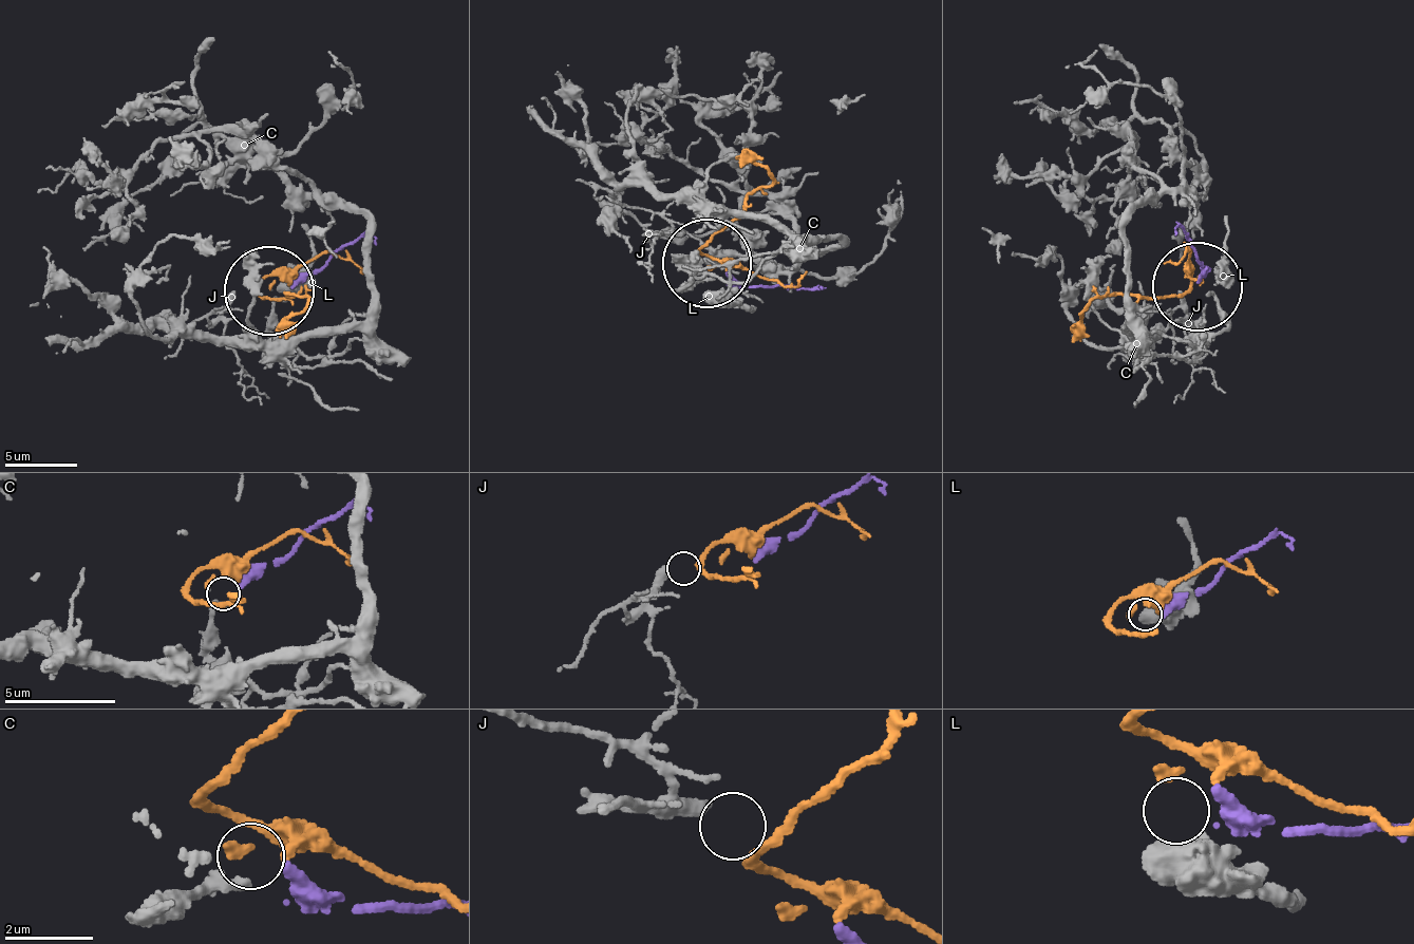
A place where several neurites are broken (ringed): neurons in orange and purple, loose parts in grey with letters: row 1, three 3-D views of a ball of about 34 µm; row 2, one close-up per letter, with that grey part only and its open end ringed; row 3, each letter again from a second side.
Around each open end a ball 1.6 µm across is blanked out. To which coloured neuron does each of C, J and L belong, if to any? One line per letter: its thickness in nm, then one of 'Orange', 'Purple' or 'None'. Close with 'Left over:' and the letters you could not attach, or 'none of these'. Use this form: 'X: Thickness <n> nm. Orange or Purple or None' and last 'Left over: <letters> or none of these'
C: Thickness 360 nm. Orange
J: Thickness 280 nm. None
L: Thickness 700 nm. None
Left over: J, L

